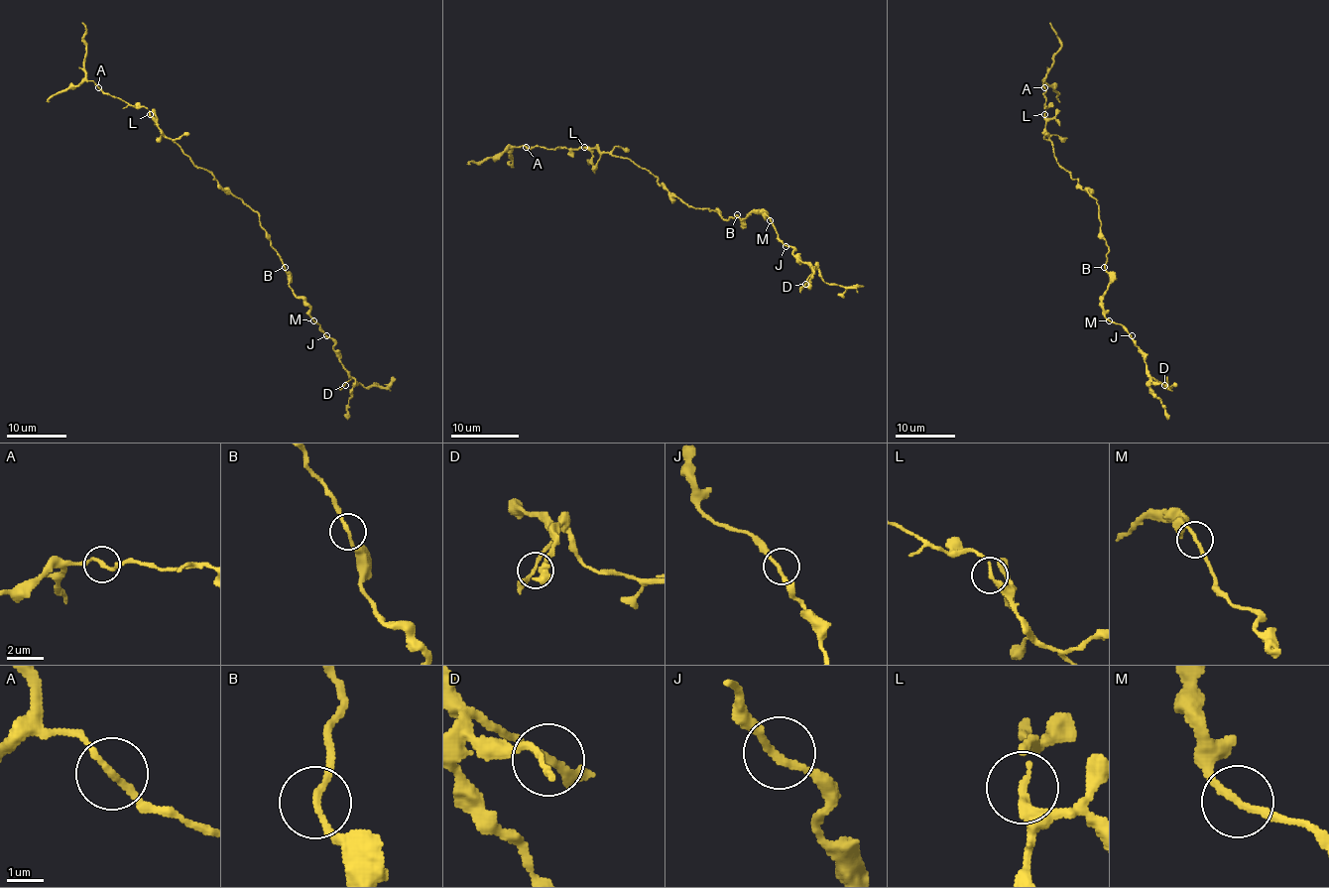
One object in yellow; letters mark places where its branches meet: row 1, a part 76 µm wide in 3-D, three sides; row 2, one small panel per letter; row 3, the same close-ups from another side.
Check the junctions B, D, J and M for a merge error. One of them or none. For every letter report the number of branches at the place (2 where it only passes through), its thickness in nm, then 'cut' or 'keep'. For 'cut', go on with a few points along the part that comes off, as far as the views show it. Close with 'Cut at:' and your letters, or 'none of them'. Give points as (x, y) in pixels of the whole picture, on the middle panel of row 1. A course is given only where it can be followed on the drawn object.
B: 2 | 180 nm | keep
D: 2 | 180 nm | keep
J: 2 | 190 nm | keep
M: 2 | 190 nm | keep
Cut at: none of them

